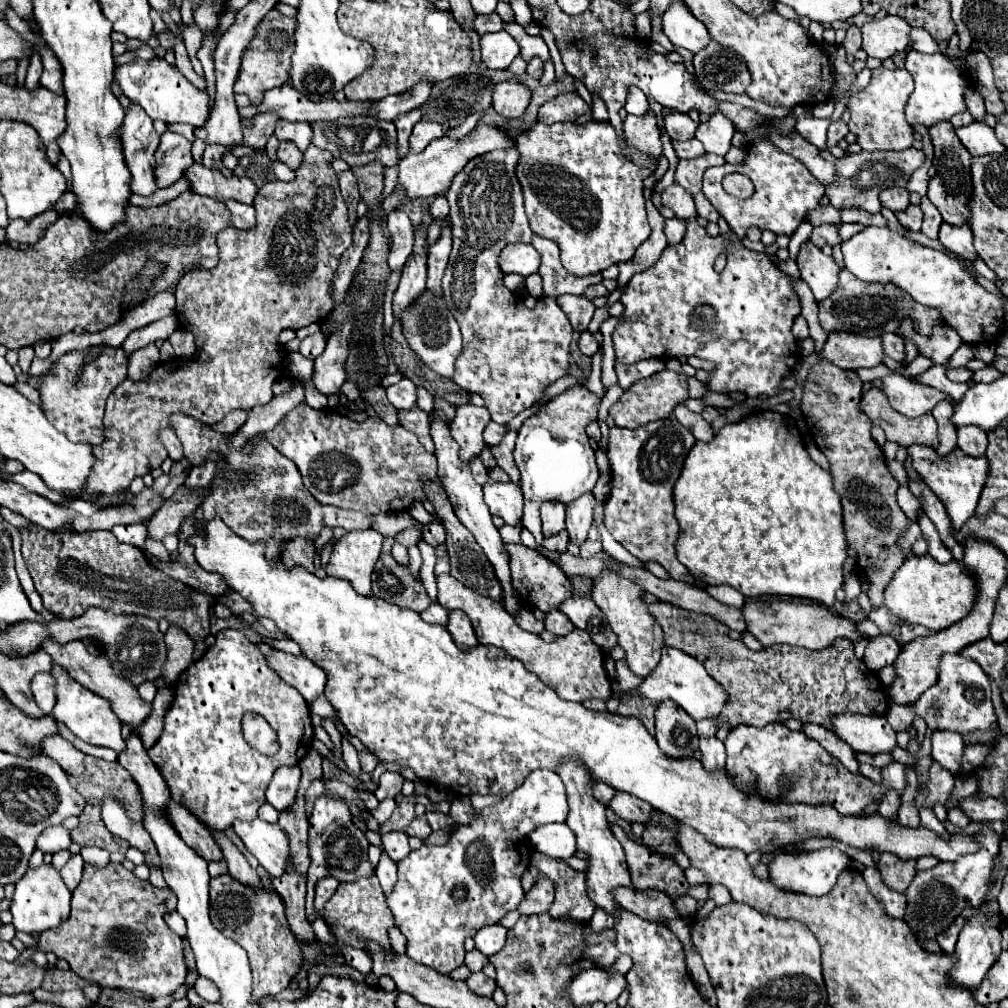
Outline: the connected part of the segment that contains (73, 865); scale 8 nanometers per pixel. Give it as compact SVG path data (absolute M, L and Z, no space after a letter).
M80 854L72 855L60 871L64 883L70 891L74 891L82 878L84 862Z

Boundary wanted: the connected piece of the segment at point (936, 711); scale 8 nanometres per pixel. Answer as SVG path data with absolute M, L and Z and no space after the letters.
M946 653L940 661L940 675L938 683L930 687L920 699L914 703L914 707L898 707L896 713L888 713L886 719L896 731L904 731L912 725L912 717L920 715L926 719L928 727L932 731L954 731L960 735L974 733L974 731L990 731L998 721L992 707L992 687L990 679L984 673L984 669L962 655L950 655Z

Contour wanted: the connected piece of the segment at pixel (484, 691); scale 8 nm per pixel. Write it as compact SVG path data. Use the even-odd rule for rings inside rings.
M214 517L214 519L210 519L210 521L198 519L194 527L196 527L196 535L188 537L186 541L188 541L188 545L192 545L192 547L196 549L196 561L198 561L206 571L218 573L218 575L228 583L228 587L230 587L232 591L240 593L240 595L254 607L256 615L272 619L272 621L276 623L276 627L278 627L282 633L286 633L292 641L296 641L296 643L300 645L304 657L308 657L310 661L314 661L318 667L324 669L324 673L328 675L328 683L326 683L326 689L324 689L324 697L326 697L326 699L330 701L330 705L336 709L336 713L338 713L340 721L344 723L344 727L348 729L348 733L354 735L354 737L358 737L378 759L396 763L396 765L400 765L402 769L412 769L412 771L416 773L418 779L428 781L428 783L434 783L434 785L442 785L442 787L446 787L446 791L450 791L450 793L458 793L458 791L464 787L464 795L466 795L466 797L468 797L468 795L474 795L474 793L480 793L480 795L488 795L488 793L492 793L492 795L500 795L500 793L502 793L502 795L508 795L508 793L512 793L516 787L520 787L522 781L524 781L532 771L536 771L536 769L550 769L550 771L556 771L556 769L558 769L558 763L564 761L564 757L572 757L572 759L580 761L580 763L588 769L588 773L590 773L590 777L592 777L594 781L604 781L604 783L610 785L612 789L632 793L634 797L638 797L638 799L650 803L654 809L658 809L658 811L662 811L662 813L668 813L670 817L676 817L680 823L686 823L686 825L694 827L698 833L702 833L710 843L714 843L714 845L718 845L718 847L740 849L740 851L744 851L744 853L752 853L752 851L770 853L770 851L774 851L776 847L784 847L784 845L790 845L790 843L800 843L800 841L810 839L810 837L828 837L828 835L834 837L834 839L838 839L838 841L842 841L842 843L846 843L846 845L850 845L850 847L856 847L856 849L890 851L890 853L896 853L900 859L912 859L912 857L918 859L918 857L922 857L922 855L936 855L938 859L956 861L958 855L972 853L972 849L976 849L976 841L972 841L972 837L952 835L952 837L946 841L946 839L934 835L932 831L928 831L928 829L924 829L924 827L918 827L918 829L902 827L902 825L898 825L896 821L890 821L890 819L880 817L878 813L876 813L876 815L868 815L868 817L862 817L862 815L858 815L858 817L848 815L848 817L846 817L846 815L836 813L836 809L832 809L830 805L820 805L820 807L802 805L802 803L796 803L796 805L772 805L770 801L760 799L754 791L752 791L750 795L746 795L746 793L742 793L740 789L736 789L736 787L732 785L732 779L728 777L728 773L716 773L716 777L712 777L712 773L706 773L706 771L704 771L704 767L700 765L698 759L692 759L692 761L672 761L670 757L664 757L664 753L660 753L660 747L658 747L656 739L646 731L646 727L642 725L640 719L636 719L636 717L622 717L622 715L608 713L608 711L600 713L600 711L594 711L594 709L586 709L582 703L574 703L574 701L564 701L564 699L560 699L558 693L556 693L550 685L546 685L544 681L540 681L538 675L536 675L536 673L530 673L530 671L524 667L522 661L518 661L518 659L506 655L502 649L486 647L486 645L478 645L478 647L474 647L474 649L460 649L460 647L456 645L456 641L452 639L450 631L448 631L444 625L430 625L430 623L422 621L420 613L416 613L416 611L412 611L412 609L402 609L402 607L392 605L392 603L388 603L388 601L384 601L384 599L378 599L378 597L374 597L374 595L370 595L370 597L358 595L358 593L354 591L354 587L350 585L350 581L346 581L346 579L330 577L330 575L326 575L324 579L320 579L320 577L316 577L314 573L306 571L306 567L302 567L302 565L296 565L296 567L288 569L280 559L276 559L276 565L272 567L272 563L268 561L266 551L264 551L266 545L264 545L262 541L250 543L250 541L238 537L232 529L228 529L228 527L224 525L224 521L222 521L220 517Z

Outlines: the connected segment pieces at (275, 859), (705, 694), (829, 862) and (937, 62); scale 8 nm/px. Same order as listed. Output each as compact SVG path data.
M262 819L234 821L234 831L246 849L260 861L260 865L274 877L280 877L288 859L288 837L278 825Z
M672 647L662 649L662 659L660 659L658 667L648 675L648 679L644 679L644 683L638 689L646 699L652 699L652 701L672 699L682 709L686 709L686 713L694 721L720 715L720 709L728 697L724 693L724 689L706 673L704 665L698 659L686 655L680 649L672 649Z
M818 849L818 851L800 851L800 853L782 853L776 855L774 861L770 863L770 879L778 883L782 889L790 891L800 891L808 895L824 895L828 893L834 883L838 873L850 865L850 857L842 853L840 849Z
M910 49L908 57L906 57L906 69L910 71L910 75L914 77L914 83L916 83L916 89L906 103L906 121L910 125L922 123L926 127L932 127L940 121L950 121L950 117L956 113L966 111L964 95L966 95L970 83L964 77L962 69L956 67L950 57L946 57L944 53L926 55L926 53Z

